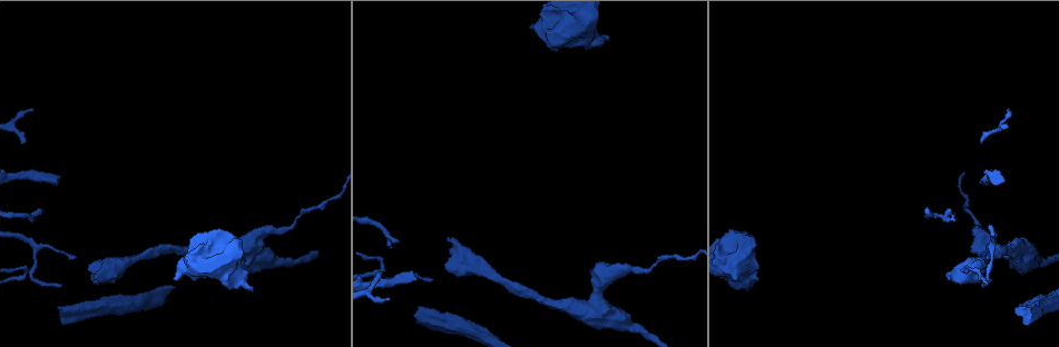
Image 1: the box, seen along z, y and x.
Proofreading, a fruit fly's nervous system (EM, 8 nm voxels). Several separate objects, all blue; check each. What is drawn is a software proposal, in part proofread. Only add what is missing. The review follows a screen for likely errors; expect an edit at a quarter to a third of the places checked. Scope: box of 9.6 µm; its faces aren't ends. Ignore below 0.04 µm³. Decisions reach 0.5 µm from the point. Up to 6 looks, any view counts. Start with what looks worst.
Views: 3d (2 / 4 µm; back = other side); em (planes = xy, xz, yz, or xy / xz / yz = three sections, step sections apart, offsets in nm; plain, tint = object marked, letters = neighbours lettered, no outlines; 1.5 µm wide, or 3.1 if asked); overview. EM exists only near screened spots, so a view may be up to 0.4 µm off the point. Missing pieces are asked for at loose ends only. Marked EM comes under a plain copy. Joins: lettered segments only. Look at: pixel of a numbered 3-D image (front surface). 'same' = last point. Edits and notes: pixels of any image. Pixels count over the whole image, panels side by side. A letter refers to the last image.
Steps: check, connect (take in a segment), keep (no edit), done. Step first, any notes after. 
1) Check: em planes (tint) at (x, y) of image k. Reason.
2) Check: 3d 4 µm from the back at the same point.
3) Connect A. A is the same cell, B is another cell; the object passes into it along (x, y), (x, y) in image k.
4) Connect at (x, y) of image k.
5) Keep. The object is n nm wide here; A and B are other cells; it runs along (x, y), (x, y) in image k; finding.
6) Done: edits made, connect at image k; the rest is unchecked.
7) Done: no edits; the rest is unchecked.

Check: 3d 4 µm at (946, 273) of image 1. Branch stops here.

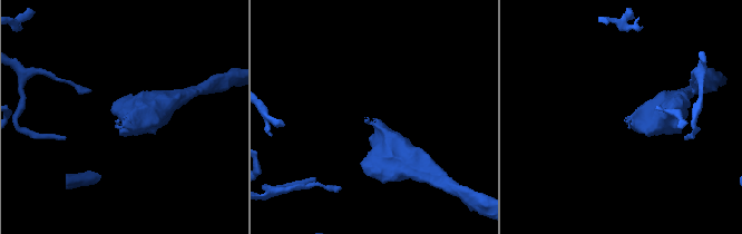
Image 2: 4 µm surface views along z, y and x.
Check: em xz step 8 (letters) at (117, 120) of image 2. Need the tissue.

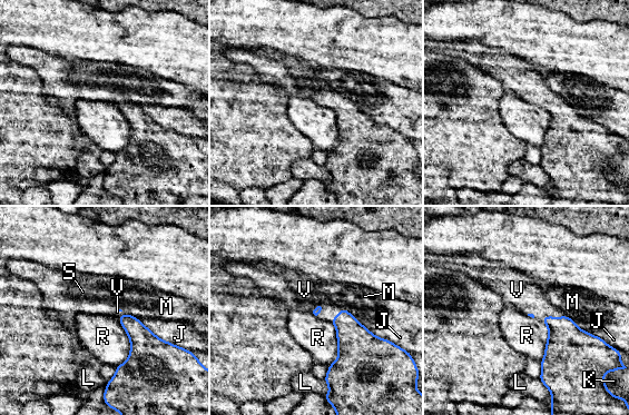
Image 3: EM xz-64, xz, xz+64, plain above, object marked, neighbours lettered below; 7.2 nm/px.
Check: em planes (letters) at the same point. Another direction.

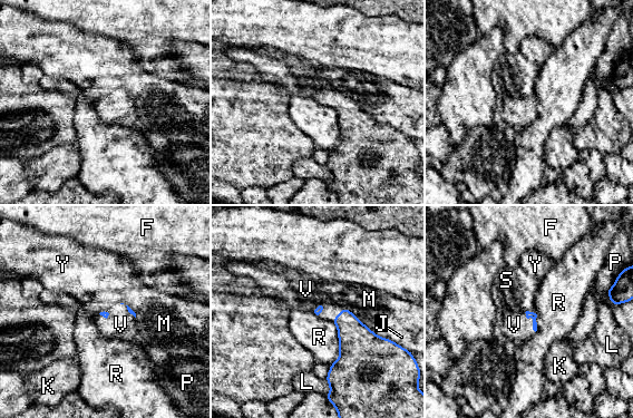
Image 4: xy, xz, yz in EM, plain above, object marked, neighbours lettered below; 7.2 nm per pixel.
Connect V. V is the same cell, F, J, K, L, M, P, R, S and Y are other cells; the neuron continues.

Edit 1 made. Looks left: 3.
Check: overview. Redraw.

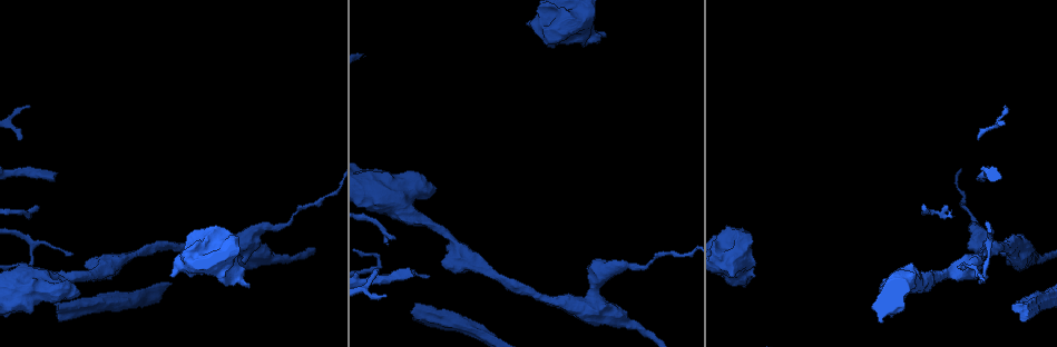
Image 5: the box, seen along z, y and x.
Check: em planes (tint) at (605, 35) of image 5. Branch stops here.

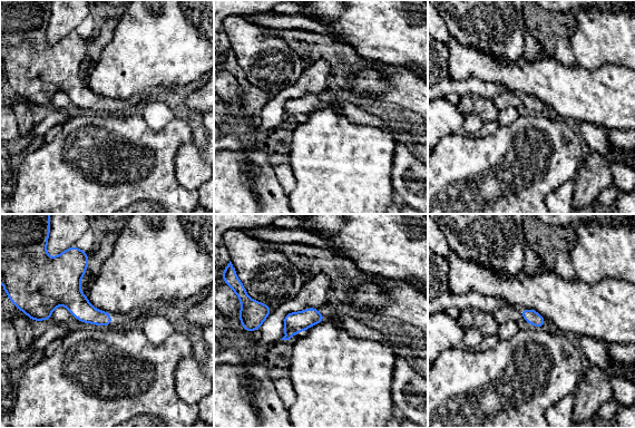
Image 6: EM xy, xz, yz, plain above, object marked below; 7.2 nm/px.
Check: em planes (letters) at the same point. What lies round it.

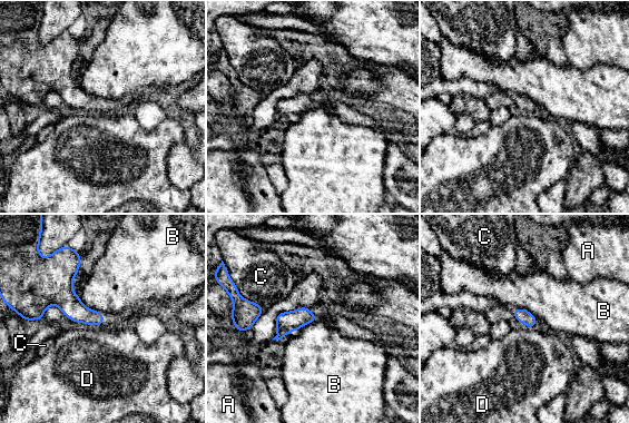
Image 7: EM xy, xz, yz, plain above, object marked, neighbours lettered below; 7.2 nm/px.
Keep. A, B, C and D are other cells; a border runs along (78, 295), (87, 307), (101, 313) in image 7; no lettered segment goes on from it.

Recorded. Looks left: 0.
Done: edits made, connect at image 4; the rest is unchecked.

